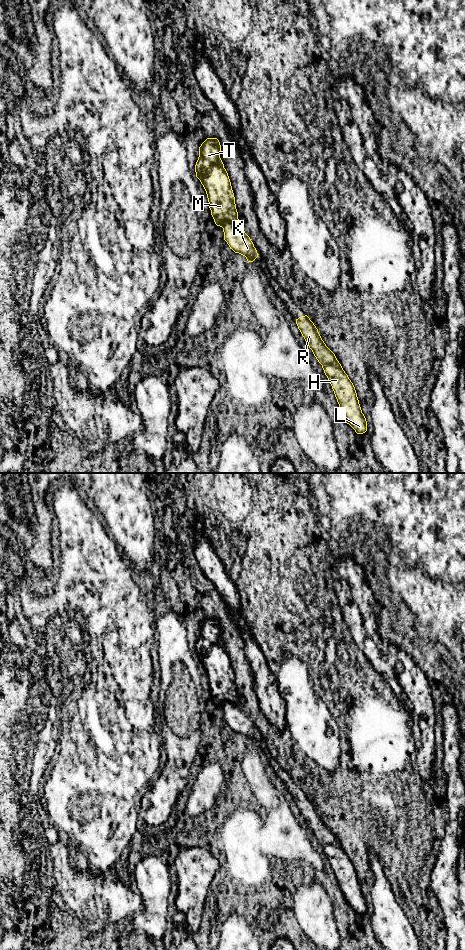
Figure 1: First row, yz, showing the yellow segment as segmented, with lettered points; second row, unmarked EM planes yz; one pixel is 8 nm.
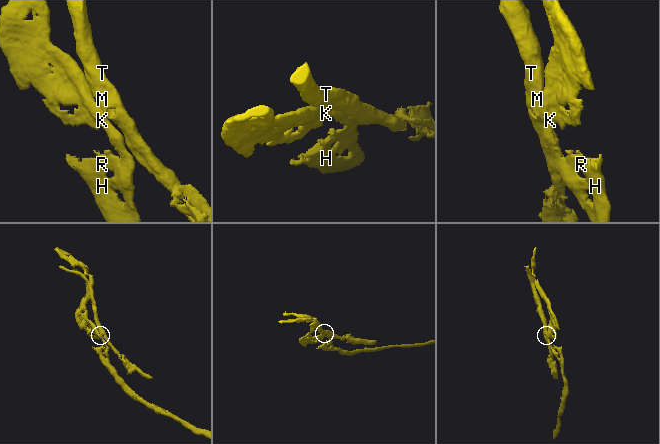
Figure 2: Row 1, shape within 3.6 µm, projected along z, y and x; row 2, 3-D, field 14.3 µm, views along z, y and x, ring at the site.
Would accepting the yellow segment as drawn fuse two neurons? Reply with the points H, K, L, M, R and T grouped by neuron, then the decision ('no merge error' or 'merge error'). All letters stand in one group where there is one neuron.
groups H K L R / M T; merge error

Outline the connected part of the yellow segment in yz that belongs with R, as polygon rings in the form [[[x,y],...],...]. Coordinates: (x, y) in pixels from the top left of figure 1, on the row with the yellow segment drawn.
[[[307,315],[296,319],[296,324],[314,356],[322,365],[343,413],[345,422],[357,434],[365,433],[367,431],[367,421],[362,413],[355,387],[335,354],[326,346],[318,329]]]

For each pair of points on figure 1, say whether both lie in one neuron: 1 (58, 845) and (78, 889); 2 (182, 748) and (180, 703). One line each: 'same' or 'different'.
1: same
2: same

